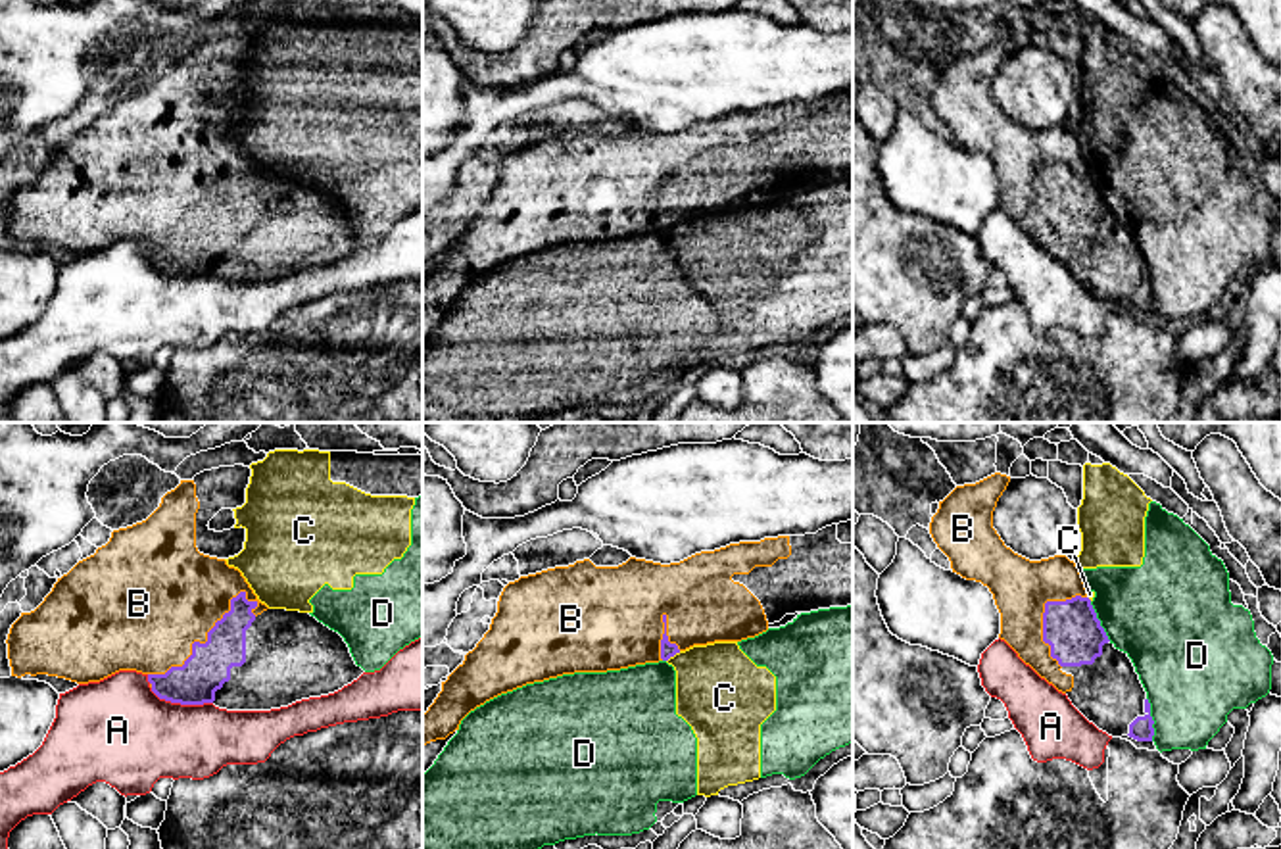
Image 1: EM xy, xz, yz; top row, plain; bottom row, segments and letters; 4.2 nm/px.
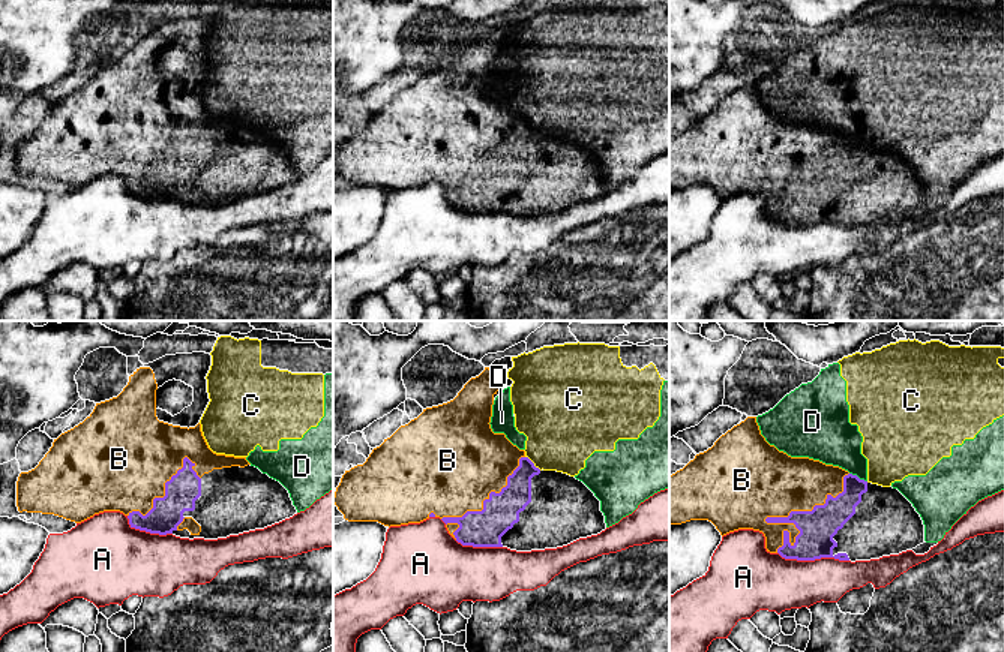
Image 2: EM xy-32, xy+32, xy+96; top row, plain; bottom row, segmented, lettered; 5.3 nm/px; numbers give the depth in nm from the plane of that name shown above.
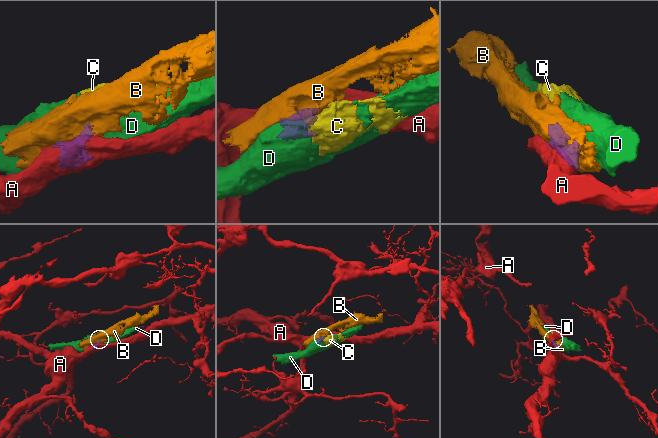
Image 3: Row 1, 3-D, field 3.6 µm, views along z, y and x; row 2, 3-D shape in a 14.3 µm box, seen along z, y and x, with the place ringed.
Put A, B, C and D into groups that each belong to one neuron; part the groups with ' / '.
A / B / C D

